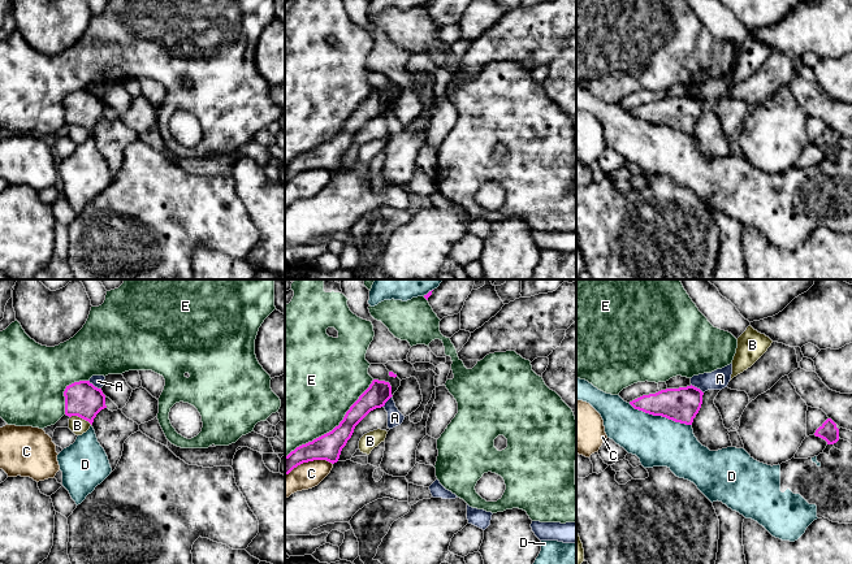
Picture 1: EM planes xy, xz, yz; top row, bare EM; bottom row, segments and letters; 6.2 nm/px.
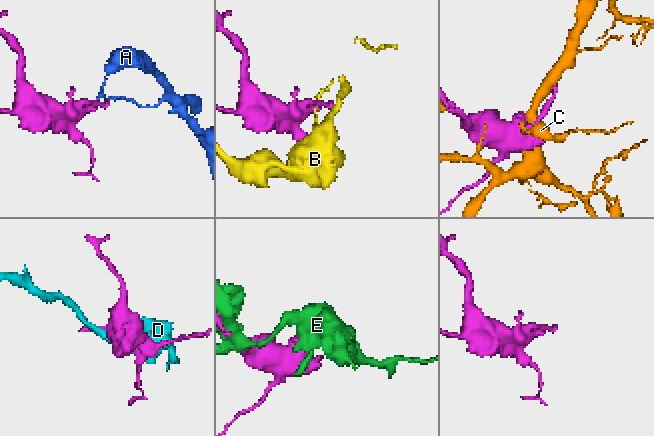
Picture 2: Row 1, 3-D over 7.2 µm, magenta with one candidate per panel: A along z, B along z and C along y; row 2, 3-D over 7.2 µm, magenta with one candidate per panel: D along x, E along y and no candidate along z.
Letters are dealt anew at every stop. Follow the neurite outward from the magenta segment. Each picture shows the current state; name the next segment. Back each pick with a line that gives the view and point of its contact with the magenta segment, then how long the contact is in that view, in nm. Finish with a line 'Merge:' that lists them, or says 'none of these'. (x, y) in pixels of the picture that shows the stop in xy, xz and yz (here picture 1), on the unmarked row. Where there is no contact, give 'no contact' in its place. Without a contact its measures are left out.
Merge: none of these

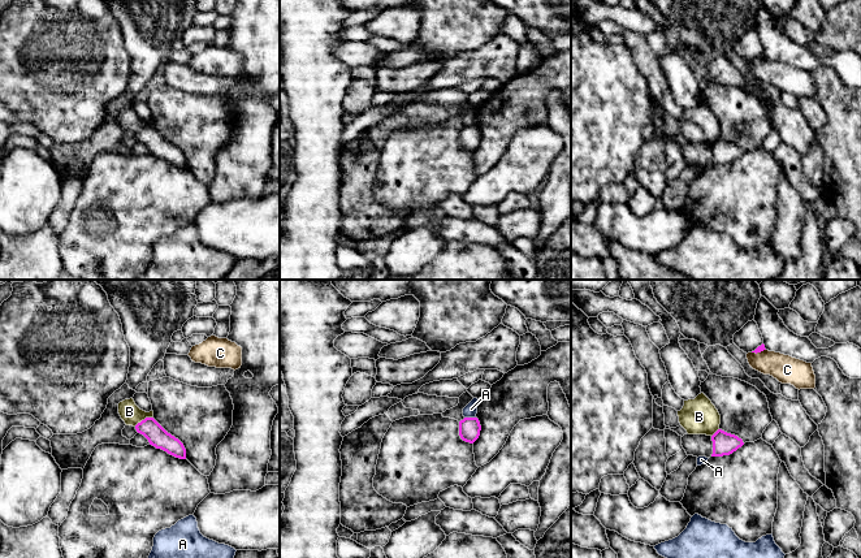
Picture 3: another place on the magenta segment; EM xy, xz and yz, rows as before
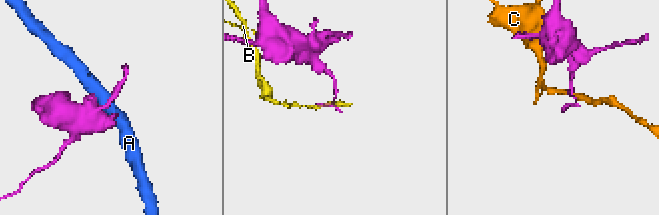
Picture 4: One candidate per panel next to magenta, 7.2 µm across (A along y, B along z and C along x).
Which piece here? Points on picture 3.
Merge: none of these

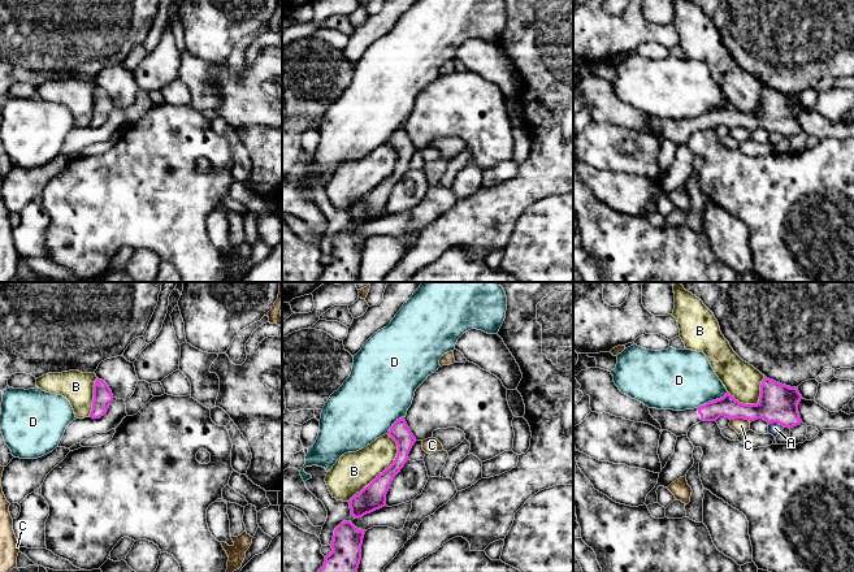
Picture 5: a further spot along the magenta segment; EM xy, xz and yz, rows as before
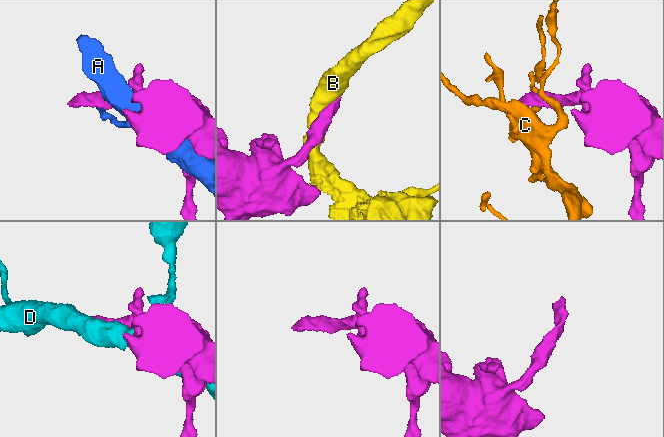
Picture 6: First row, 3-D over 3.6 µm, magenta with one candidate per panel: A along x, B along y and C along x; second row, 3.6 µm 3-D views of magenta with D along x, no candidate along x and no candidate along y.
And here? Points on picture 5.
Merge: none of these

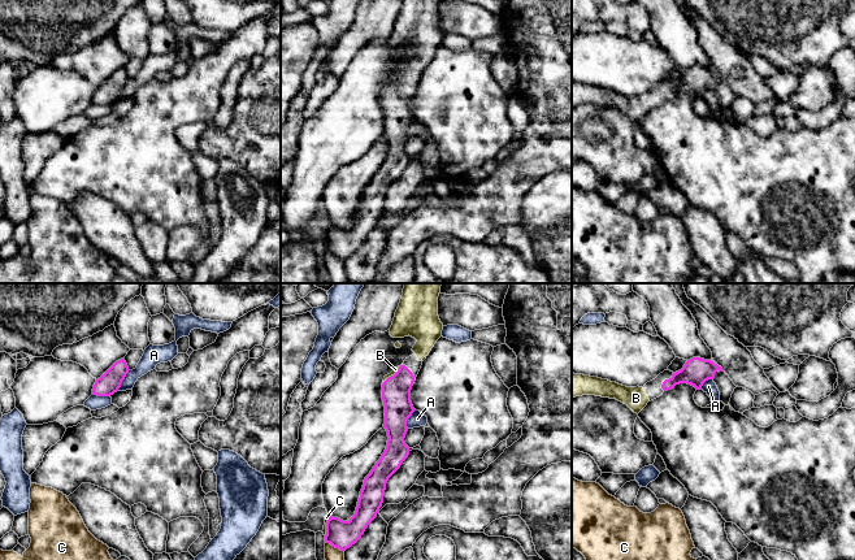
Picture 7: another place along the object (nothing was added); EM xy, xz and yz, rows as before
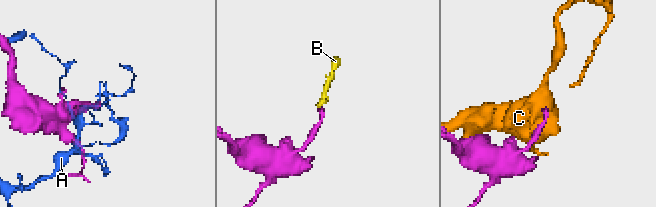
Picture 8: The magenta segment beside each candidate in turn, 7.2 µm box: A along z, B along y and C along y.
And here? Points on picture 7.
B: contact xz (391, 85); length 140 nm
Merge: B

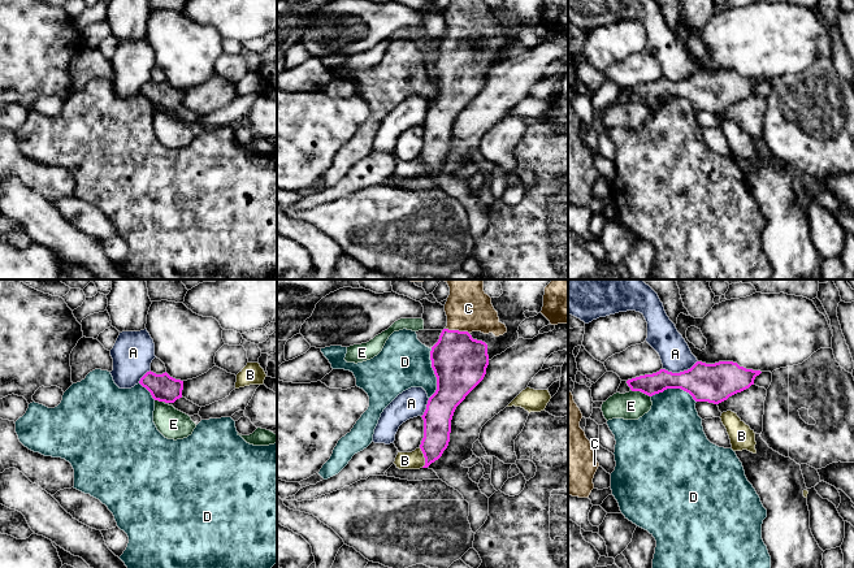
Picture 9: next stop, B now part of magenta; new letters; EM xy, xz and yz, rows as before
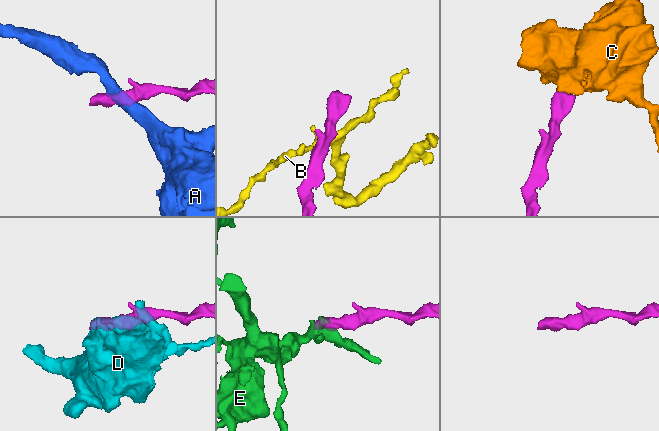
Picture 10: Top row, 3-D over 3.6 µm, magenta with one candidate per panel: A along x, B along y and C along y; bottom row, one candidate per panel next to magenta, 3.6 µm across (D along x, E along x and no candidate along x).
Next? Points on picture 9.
C: contact xz (458, 39); length 150 nm
Merge: C

